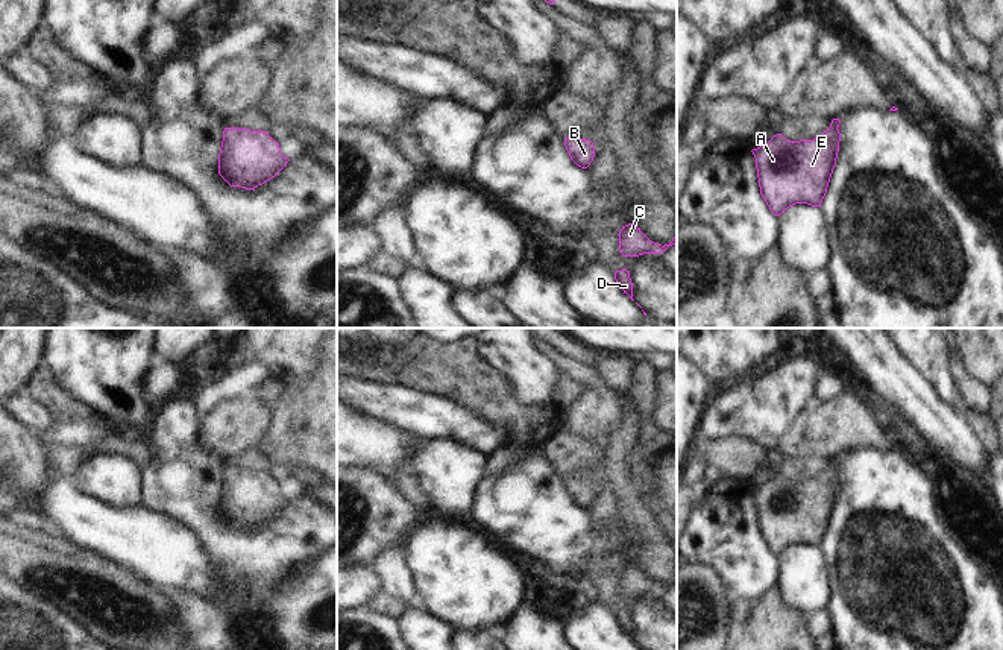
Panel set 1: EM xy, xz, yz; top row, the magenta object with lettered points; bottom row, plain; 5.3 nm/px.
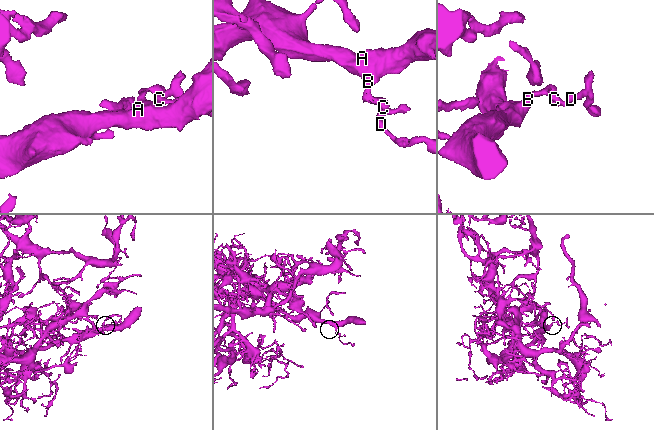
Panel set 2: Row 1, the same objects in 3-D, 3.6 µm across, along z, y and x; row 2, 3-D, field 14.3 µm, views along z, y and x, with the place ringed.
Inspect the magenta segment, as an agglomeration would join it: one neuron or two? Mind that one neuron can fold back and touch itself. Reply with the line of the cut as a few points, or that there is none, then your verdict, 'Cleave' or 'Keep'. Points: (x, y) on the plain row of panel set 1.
No split. Keep

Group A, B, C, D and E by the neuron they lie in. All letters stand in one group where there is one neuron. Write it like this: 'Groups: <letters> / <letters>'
Groups: A B C D E

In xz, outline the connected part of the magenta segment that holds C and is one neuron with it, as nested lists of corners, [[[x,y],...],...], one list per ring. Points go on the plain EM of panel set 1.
[[[634,563],[622,566],[619,571],[619,589],[624,597],[639,597],[643,594],[660,594],[669,586],[677,585],[677,576],[669,585],[657,585],[651,582]]]

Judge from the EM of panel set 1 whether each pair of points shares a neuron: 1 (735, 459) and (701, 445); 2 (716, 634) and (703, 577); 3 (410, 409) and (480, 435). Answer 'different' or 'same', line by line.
1: same
2: same
3: same

